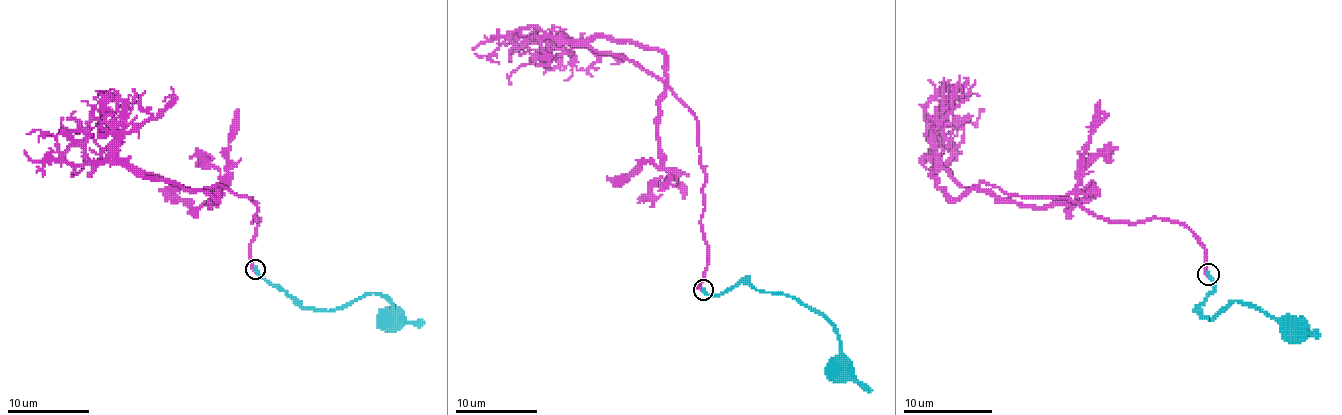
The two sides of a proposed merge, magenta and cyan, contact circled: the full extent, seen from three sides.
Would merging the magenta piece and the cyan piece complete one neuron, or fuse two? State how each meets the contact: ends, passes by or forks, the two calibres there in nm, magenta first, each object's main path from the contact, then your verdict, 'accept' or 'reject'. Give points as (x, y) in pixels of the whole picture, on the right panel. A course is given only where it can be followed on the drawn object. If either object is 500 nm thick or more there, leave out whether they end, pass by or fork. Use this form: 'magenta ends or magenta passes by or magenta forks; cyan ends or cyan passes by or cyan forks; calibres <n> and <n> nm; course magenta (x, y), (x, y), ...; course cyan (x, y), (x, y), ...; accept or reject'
magenta ends; cyan ends; calibres 280 and 280 nm; course magenta (1206, 274), (1204, 245), (1177, 222), (964, 187), (932, 160), (984, 109); course cyan (1209, 274), (1213, 289), (1200, 305), (1200, 312), (1211, 320), (1229, 303), (1242, 300), (1284, 318), (1293, 327); reject

